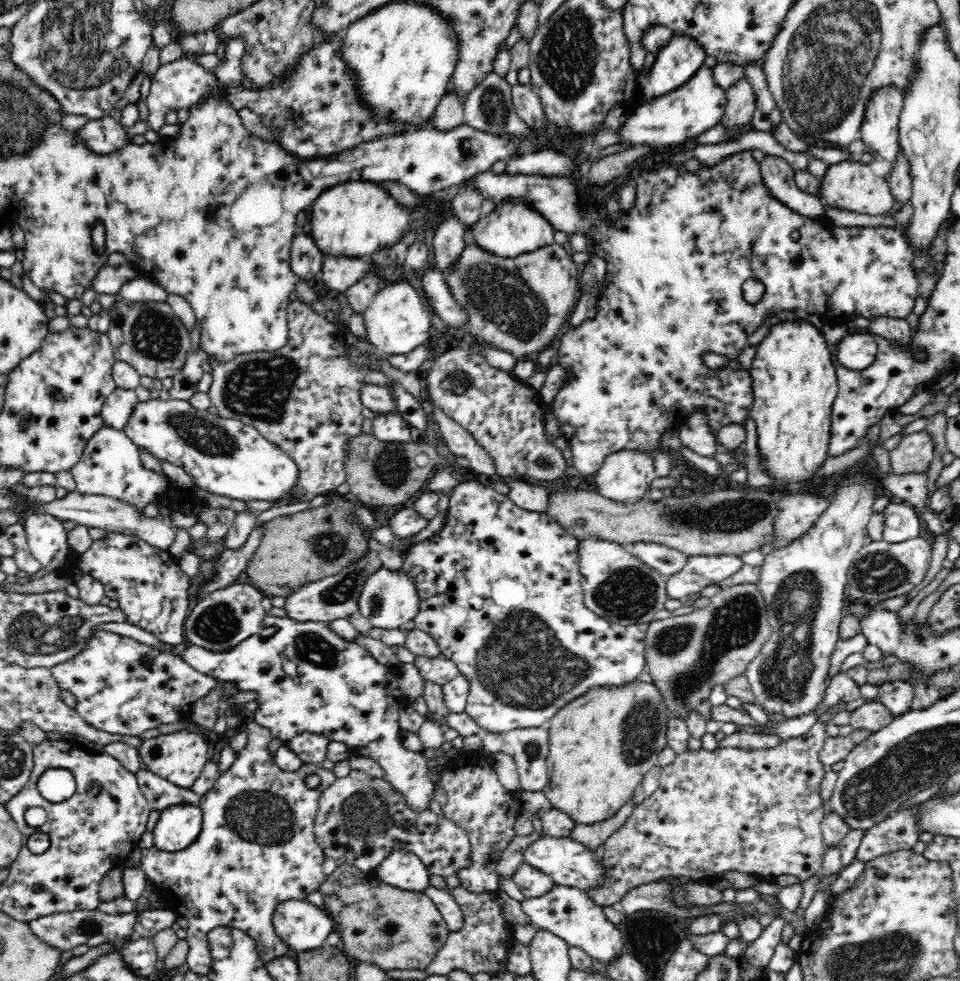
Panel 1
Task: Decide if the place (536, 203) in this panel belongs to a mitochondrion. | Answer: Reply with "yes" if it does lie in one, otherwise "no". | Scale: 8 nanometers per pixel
no

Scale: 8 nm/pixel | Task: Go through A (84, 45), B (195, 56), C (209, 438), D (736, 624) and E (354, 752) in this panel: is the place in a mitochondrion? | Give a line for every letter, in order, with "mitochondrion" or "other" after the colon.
A: mitochondrion
B: other
C: mitochondrion
D: mitochondrion
E: other

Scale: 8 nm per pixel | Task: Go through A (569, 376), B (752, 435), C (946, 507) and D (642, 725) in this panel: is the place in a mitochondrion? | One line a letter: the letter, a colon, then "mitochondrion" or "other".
A: other
B: other
C: other
D: mitochondrion

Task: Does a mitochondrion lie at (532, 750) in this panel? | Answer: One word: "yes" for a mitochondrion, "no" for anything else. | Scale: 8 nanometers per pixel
yes

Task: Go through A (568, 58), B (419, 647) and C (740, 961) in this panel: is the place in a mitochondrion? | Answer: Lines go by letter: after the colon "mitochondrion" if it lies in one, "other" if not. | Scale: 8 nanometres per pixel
A: mitochondrion
B: other
C: other

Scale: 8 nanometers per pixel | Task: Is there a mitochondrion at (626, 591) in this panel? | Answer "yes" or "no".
yes

